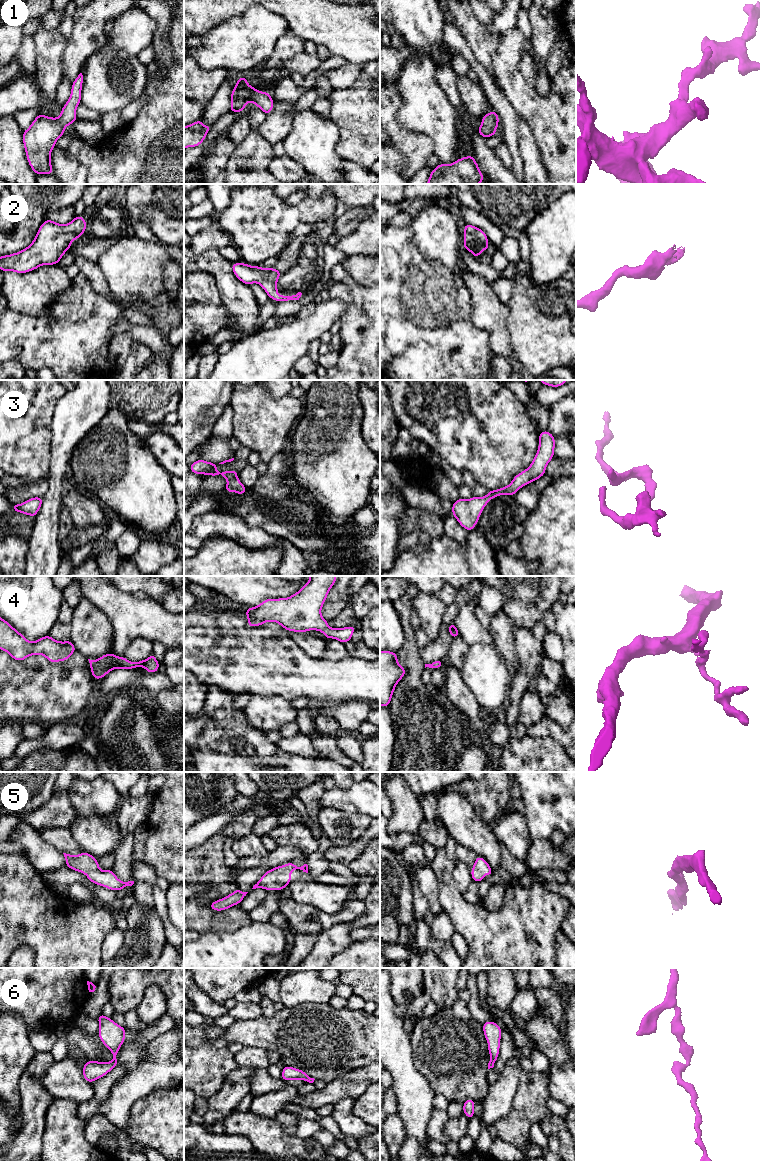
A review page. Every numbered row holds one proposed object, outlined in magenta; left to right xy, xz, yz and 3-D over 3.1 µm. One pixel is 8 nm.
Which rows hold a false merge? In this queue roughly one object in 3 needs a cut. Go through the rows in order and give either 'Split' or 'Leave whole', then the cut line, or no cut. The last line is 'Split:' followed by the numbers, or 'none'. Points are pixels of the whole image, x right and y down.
1: Leave whole. No split
2: Leave whole. No split
3: Leave whole. No split
4: Leave whole. No split
5: Leave whole. No split
6: Leave whole. No split
Split: none

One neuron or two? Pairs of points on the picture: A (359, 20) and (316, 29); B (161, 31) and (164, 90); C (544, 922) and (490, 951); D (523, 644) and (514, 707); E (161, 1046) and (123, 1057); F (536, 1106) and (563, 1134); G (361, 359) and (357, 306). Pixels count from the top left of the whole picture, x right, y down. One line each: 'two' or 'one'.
A: one
B: two
C: one
D: one
E: two
F: two
G: one

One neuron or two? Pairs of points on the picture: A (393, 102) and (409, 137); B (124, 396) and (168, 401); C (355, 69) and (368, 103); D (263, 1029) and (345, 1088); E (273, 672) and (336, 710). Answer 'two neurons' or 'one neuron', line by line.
A: one neuron
B: one neuron
C: two neurons
D: two neurons
E: two neurons

